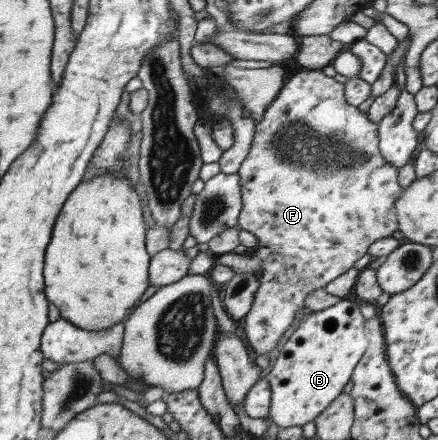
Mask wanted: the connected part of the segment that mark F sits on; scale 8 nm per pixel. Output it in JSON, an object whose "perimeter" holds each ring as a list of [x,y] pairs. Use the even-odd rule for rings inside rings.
{"perimeter":[[[320,69],[300,71],[280,87],[274,100],[264,109],[262,120],[255,124],[250,151],[238,167],[237,175],[240,179],[238,185],[240,185],[241,207],[236,226],[239,229],[247,230],[256,237],[255,248],[259,251],[248,260],[239,258],[237,254],[232,252],[218,255],[216,265],[225,265],[234,272],[252,272],[257,275],[258,288],[254,293],[250,310],[243,316],[242,330],[244,330],[248,346],[255,354],[268,355],[272,352],[272,348],[276,348],[276,342],[280,340],[280,336],[293,322],[296,311],[303,306],[304,298],[308,292],[314,292],[314,290],[326,286],[328,282],[352,268],[358,259],[367,254],[368,247],[375,240],[391,236],[392,232],[397,230],[398,221],[393,204],[400,197],[402,189],[398,185],[397,168],[390,166],[379,154],[377,124],[370,123],[365,113],[358,111],[357,107],[350,106],[343,95],[343,84],[324,75]]]}

